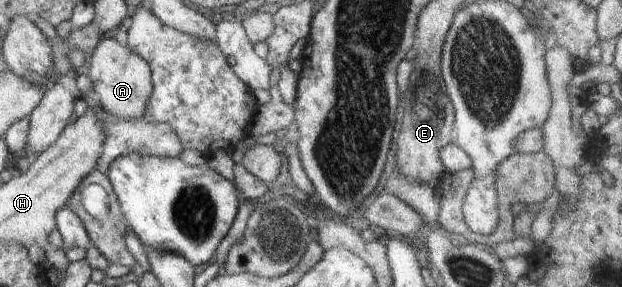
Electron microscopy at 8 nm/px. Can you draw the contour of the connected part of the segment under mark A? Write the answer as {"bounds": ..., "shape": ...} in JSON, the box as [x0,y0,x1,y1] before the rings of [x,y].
{"bounds":[87,36,153,120],"shape":[[[103,36],[93,50],[87,75],[92,79],[93,92],[99,96],[98,102],[116,120],[143,116],[153,82],[149,64],[138,53],[118,43],[114,37]]]}

